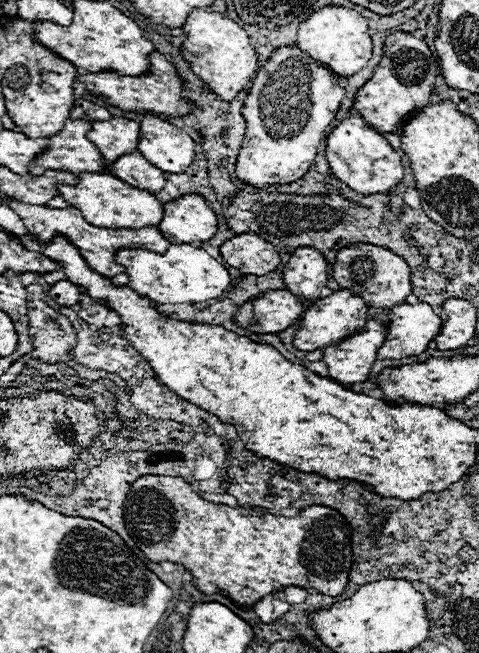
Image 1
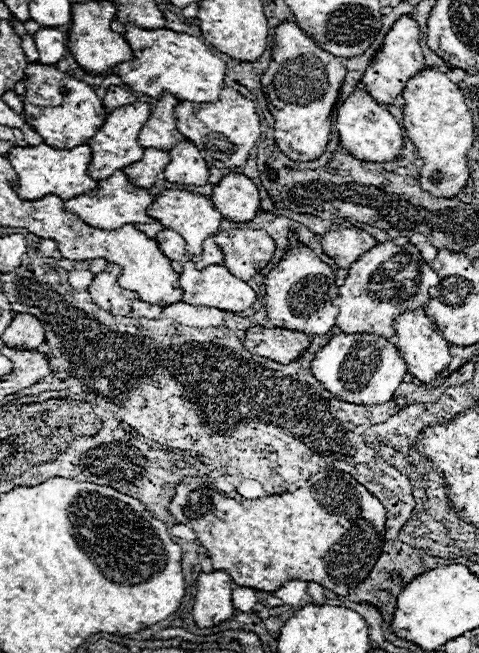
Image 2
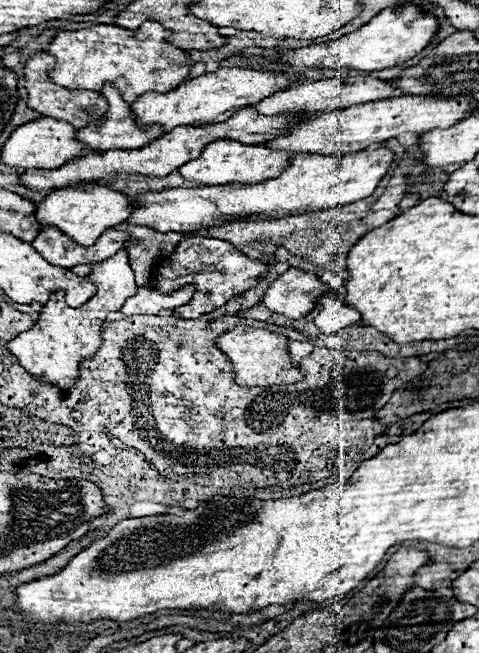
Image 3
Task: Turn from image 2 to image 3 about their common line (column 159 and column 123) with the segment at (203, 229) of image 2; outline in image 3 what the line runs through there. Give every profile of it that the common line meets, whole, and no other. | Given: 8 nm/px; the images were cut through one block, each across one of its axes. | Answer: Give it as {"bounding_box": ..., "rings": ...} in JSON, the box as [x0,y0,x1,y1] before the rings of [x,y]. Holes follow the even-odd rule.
{"bounding_box":[36,184,132,244],"rings":[[[82,184],[78,188],[60,188],[36,204],[36,220],[42,226],[54,226],[66,232],[76,244],[94,244],[94,240],[108,228],[122,224],[132,208],[124,194],[98,184]]]}

